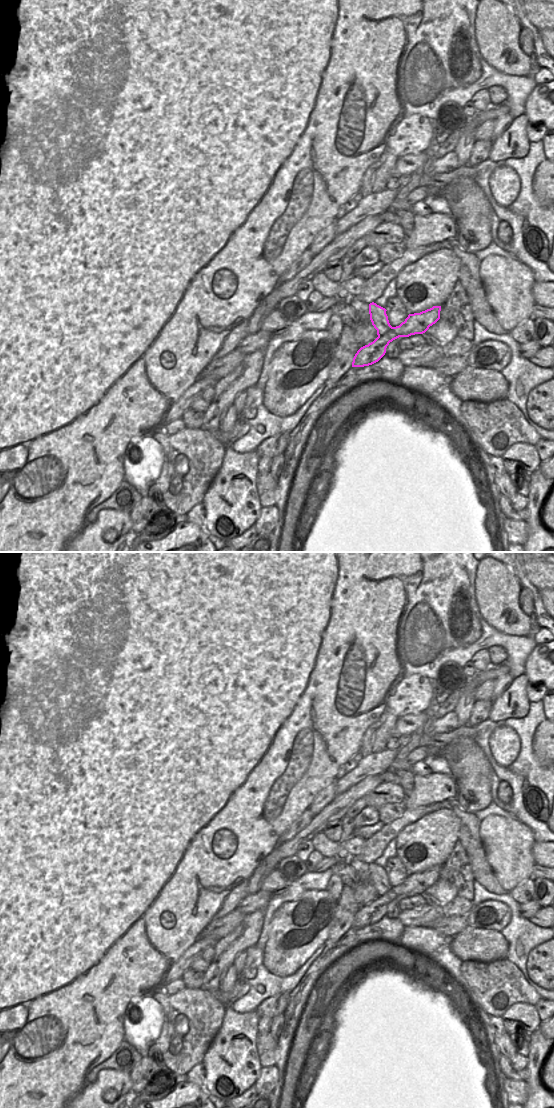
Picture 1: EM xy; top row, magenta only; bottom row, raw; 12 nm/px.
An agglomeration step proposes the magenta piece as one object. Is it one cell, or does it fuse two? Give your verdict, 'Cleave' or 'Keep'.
Cleave.

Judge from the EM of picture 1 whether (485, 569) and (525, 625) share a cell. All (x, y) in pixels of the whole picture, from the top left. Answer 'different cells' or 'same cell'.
same cell

